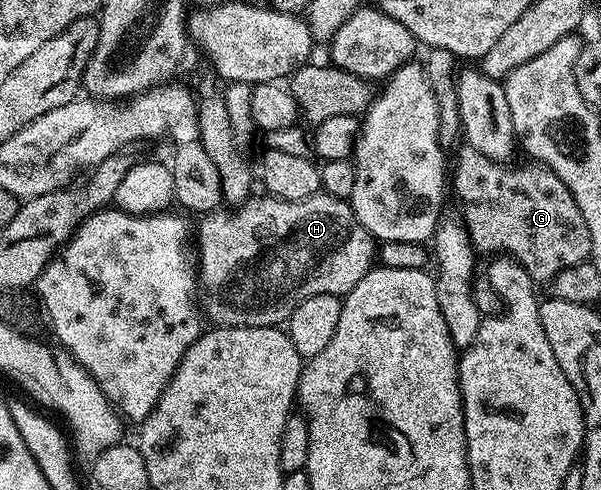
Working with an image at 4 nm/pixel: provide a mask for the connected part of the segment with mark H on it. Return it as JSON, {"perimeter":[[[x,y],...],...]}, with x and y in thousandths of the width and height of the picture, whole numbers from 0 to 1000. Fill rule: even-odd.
{"perimeter":[[[534,394],[512,402],[506,410],[473,410],[454,402],[434,404],[418,402],[401,420],[391,420],[388,427],[364,427],[344,437],[338,445],[343,449],[331,463],[328,457],[326,504],[333,514],[333,618],[346,645],[348,657],[351,651],[351,661],[366,667],[461,667],[474,661],[493,631],[493,622],[512,614],[512,606],[521,602],[572,606],[579,596],[589,592],[592,573],[599,573],[599,565],[611,561],[619,543],[619,531],[626,520],[624,490],[592,451],[589,431],[582,424],[577,408],[561,406],[551,398],[537,398]]]}

